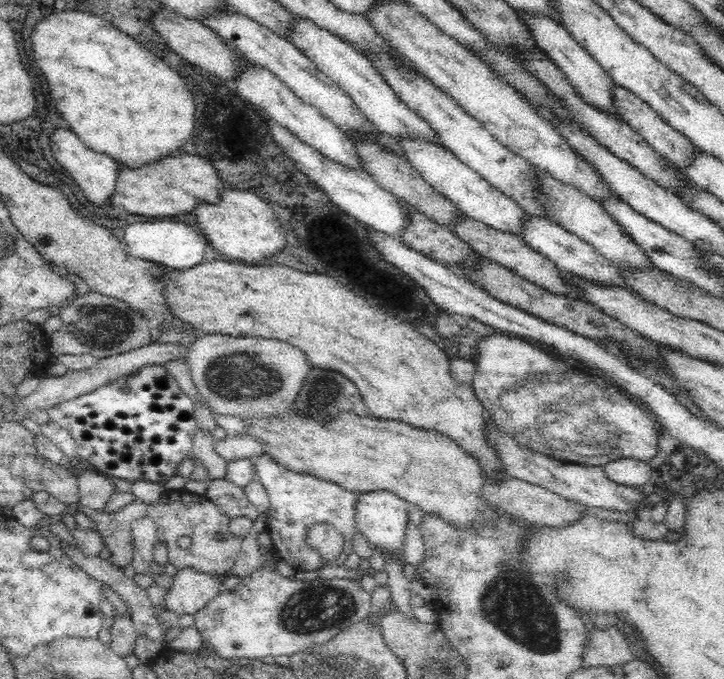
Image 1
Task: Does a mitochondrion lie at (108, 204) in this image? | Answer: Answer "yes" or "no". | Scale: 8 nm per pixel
no

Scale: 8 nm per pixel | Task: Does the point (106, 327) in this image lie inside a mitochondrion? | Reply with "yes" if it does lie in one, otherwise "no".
yes

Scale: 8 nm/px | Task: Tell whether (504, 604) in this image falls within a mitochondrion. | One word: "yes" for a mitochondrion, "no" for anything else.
yes

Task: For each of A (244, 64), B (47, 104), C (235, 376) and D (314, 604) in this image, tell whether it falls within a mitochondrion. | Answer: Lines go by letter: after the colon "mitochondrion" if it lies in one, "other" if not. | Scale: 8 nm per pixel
A: other
B: other
C: mitochondrion
D: mitochondrion

